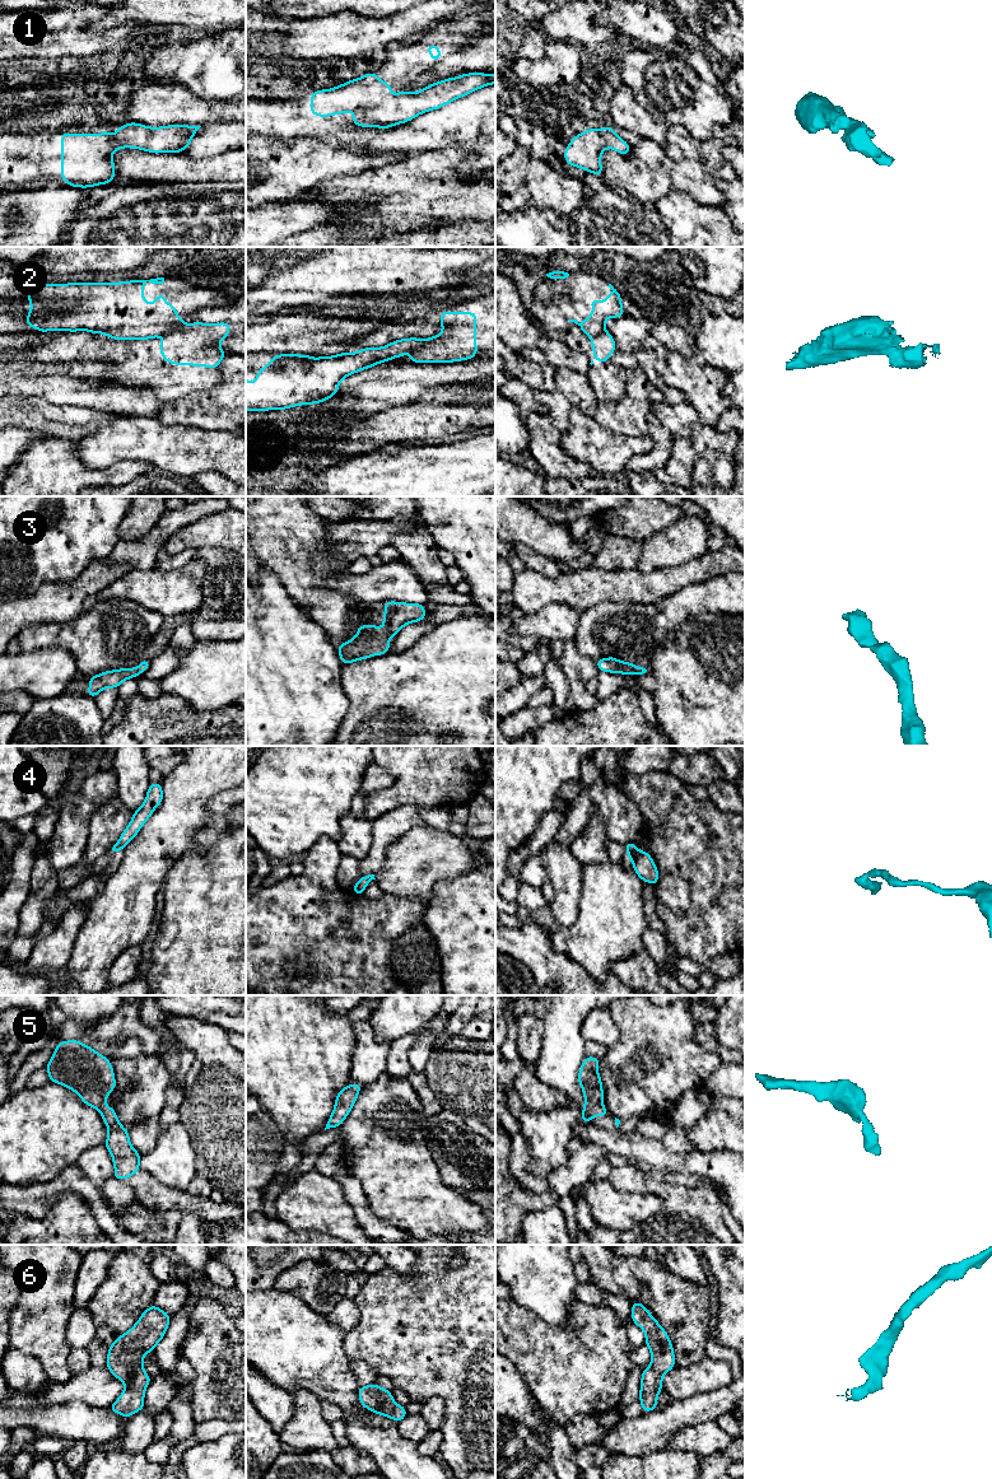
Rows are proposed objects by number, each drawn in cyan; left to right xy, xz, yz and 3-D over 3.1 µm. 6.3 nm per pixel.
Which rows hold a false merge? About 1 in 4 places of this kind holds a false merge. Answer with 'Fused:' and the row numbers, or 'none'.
Fused: 2

